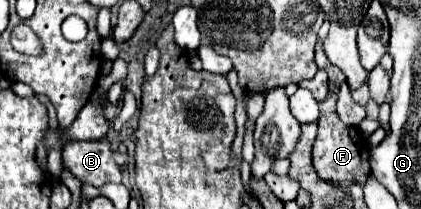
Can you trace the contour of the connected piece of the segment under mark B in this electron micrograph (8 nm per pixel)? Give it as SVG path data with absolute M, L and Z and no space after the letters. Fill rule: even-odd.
M73 141L63 147L63 165L83 183L101 187L105 183L121 183L119 165L113 159L111 141Z

